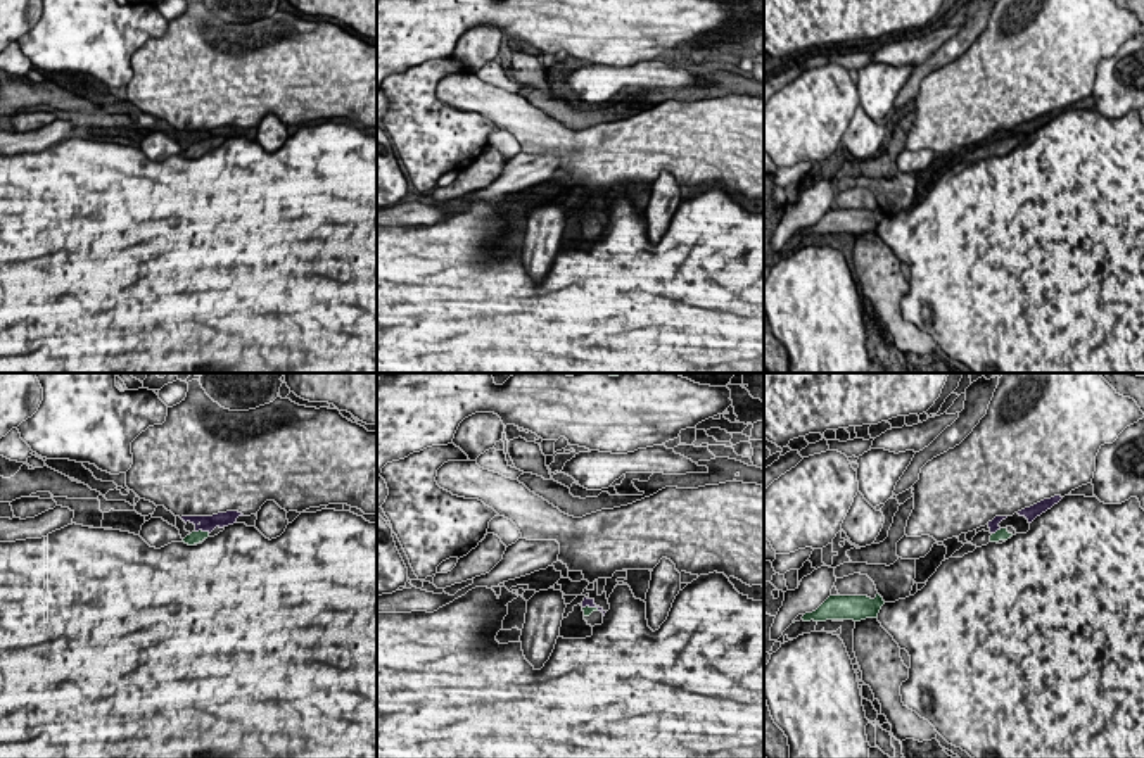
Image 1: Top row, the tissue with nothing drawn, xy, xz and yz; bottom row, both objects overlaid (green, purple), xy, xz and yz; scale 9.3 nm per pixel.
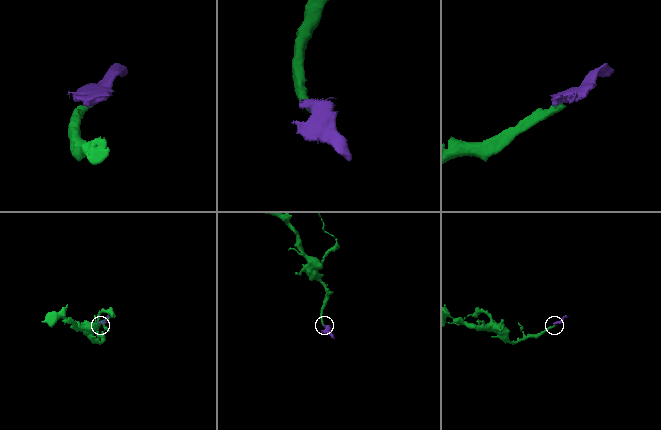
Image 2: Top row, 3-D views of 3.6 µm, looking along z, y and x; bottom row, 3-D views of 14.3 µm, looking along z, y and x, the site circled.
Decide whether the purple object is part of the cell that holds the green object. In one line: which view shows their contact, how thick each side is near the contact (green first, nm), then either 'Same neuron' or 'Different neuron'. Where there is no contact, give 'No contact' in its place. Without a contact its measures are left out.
Touches green in xy. Thickness 120 nm (green) against 160 nm. Same neuron

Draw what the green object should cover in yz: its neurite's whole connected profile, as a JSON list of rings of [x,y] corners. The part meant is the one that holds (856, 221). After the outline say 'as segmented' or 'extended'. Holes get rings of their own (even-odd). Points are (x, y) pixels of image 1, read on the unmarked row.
[[[876,207],[874,212],[868,209],[829,209],[816,224],[805,226],[804,235],[826,235],[826,233],[854,233],[878,231],[883,211]]]; as segmented

